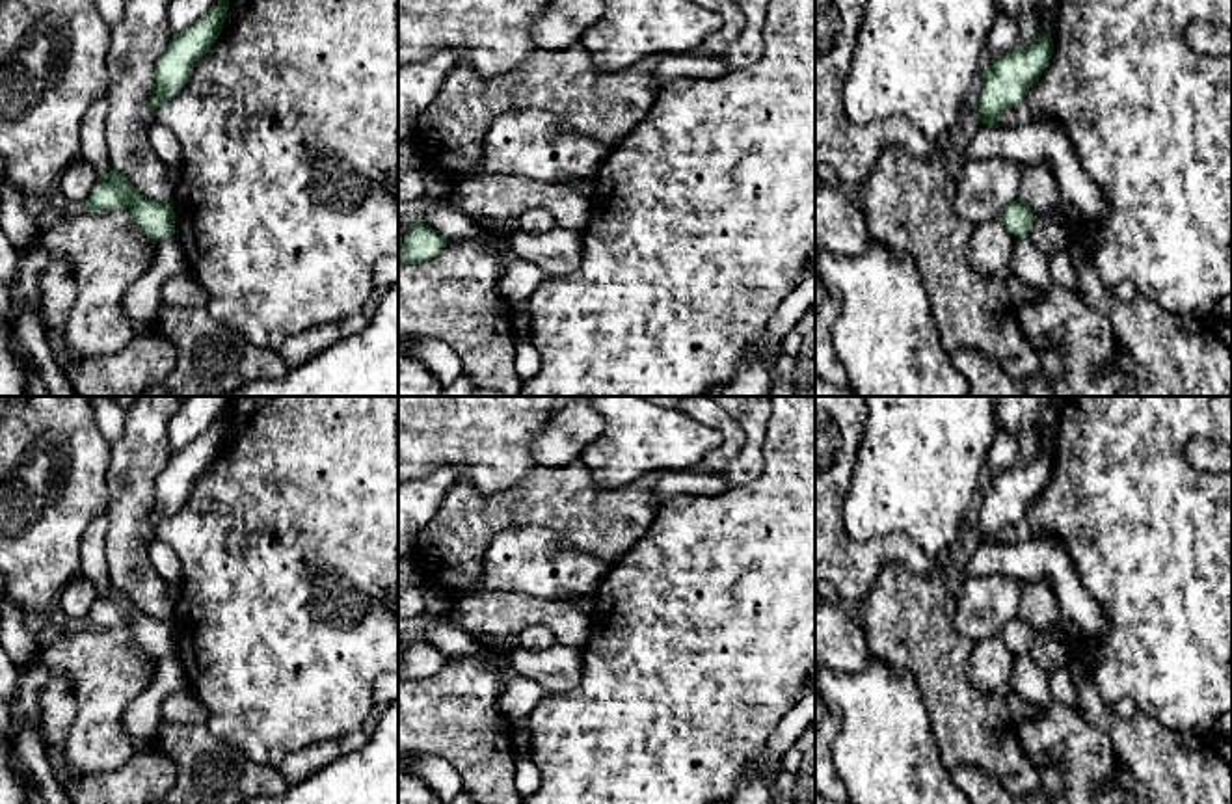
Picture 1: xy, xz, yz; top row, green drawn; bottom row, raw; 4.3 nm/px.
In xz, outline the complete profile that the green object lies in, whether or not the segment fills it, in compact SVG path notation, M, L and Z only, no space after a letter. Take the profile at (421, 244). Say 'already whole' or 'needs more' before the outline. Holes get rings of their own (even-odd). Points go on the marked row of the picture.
already whole; M415 220L413 225L408 229L406 240L398 253L398 266L428 262L447 244L449 238L445 238L421 220Z

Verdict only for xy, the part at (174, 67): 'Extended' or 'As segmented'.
As segmented

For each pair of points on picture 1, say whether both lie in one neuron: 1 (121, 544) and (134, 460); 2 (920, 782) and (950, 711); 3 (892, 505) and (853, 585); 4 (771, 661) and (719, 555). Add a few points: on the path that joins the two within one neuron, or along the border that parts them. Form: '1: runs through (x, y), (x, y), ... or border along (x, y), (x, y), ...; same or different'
1: runs through (129, 523), (131, 481); same
2: border along (922, 702), (940, 760), (948, 771); different
3: border along (842, 512), (843, 525), (855, 538), (877, 542); different
4: runs through (745, 635), (724, 615), (721, 581); same

